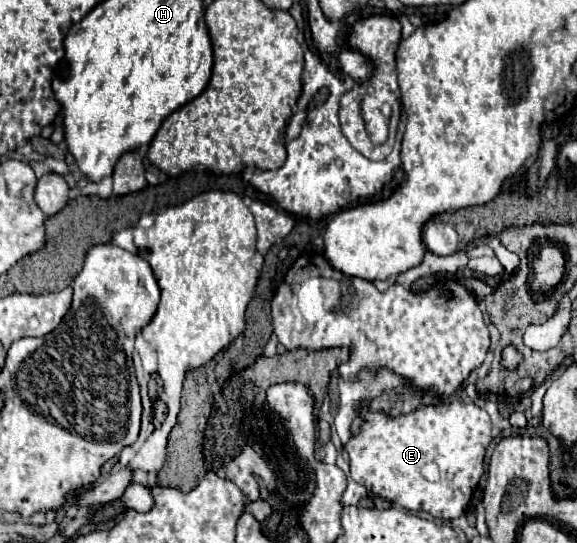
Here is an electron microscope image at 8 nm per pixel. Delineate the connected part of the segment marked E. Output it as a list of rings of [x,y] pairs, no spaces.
[[[447,400],[439,406],[419,406],[401,418],[389,418],[381,412],[363,412],[363,426],[345,450],[351,458],[351,478],[373,494],[411,512],[429,512],[433,518],[459,518],[483,476],[485,450],[491,444],[491,420],[485,410],[473,402]]]

